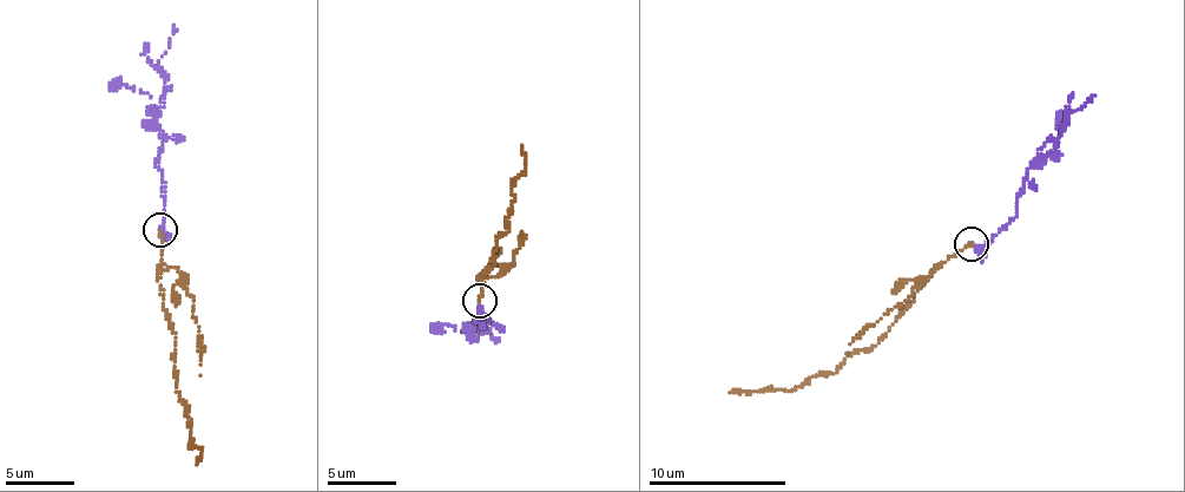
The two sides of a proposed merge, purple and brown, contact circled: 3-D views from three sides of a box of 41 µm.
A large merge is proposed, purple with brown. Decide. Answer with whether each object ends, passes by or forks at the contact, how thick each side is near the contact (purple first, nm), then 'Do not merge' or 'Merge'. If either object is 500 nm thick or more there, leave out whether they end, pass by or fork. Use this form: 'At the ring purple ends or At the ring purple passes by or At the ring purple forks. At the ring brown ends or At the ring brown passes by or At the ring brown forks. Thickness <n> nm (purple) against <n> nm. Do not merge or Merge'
At the ring purple passes by. At the ring brown ends. Thickness 240 nm (purple) against 200 nm. Merge

